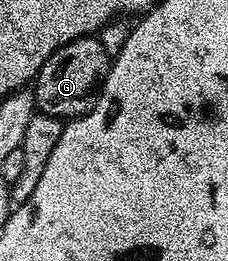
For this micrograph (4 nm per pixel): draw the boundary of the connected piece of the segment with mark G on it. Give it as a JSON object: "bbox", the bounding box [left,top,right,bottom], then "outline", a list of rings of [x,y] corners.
{"bbox":[33,35,112,121],"outline":[[[86,35],[61,45],[45,61],[33,80],[35,106],[44,115],[52,115],[64,121],[70,121],[91,111],[99,99],[99,88],[111,68],[112,57],[105,53],[105,48],[95,35]]]}

